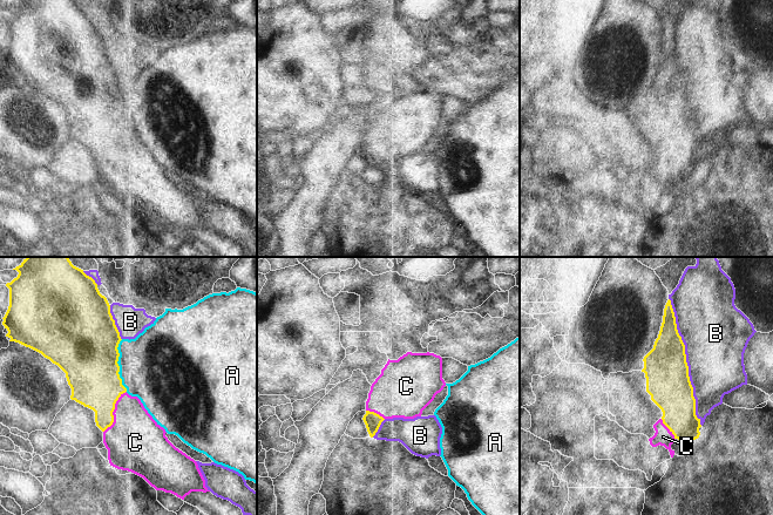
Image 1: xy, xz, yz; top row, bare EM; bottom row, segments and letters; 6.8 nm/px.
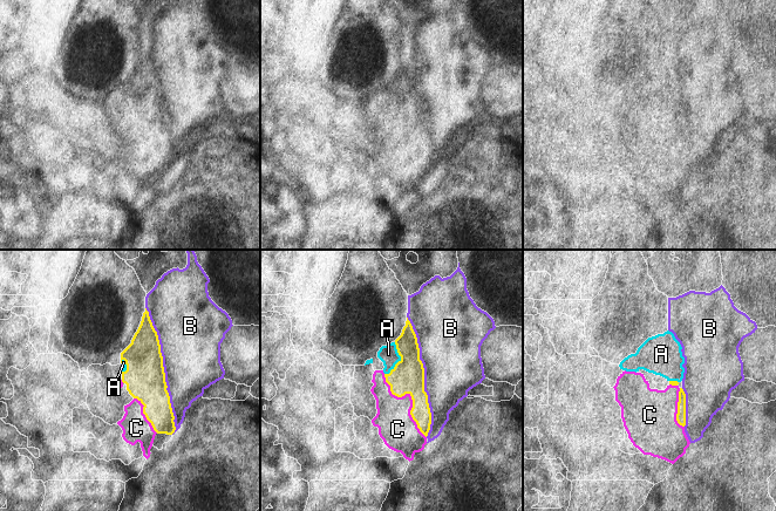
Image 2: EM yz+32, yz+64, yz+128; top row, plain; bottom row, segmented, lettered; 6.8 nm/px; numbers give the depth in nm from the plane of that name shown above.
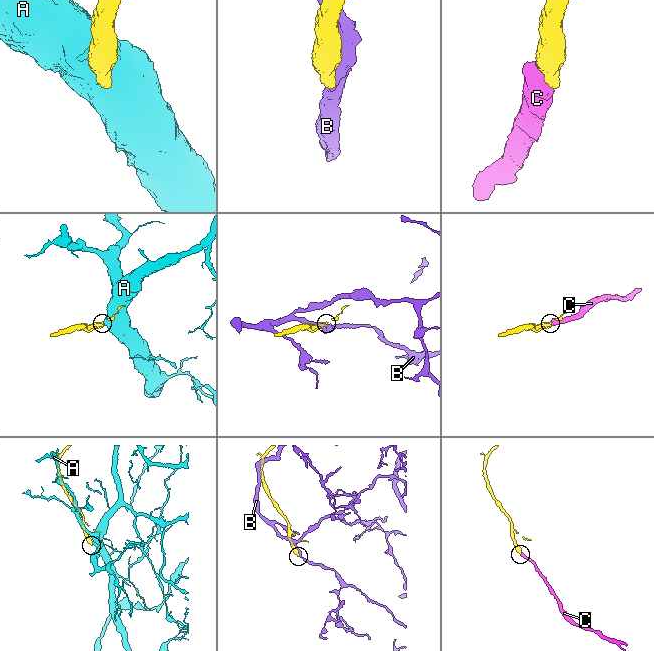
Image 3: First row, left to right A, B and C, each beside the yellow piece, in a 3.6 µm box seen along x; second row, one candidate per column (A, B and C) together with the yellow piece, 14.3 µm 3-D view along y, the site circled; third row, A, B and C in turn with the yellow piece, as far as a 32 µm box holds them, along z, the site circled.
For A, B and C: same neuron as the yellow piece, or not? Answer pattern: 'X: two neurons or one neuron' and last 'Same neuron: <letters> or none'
A: two neurons
B: two neurons
C: one neuron
Same neuron: C

